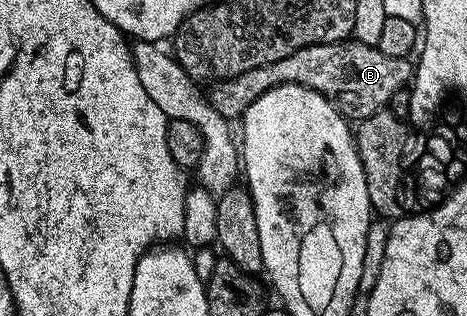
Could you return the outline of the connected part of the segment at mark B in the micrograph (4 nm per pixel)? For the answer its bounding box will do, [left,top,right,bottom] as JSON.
[210,41,414,121]

